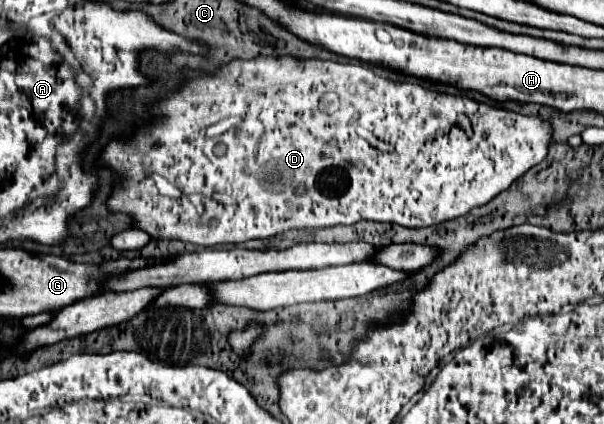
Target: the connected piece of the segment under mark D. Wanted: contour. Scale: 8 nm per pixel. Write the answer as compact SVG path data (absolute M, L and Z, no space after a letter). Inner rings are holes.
M291 56L283 58L257 58L257 60L233 60L231 64L223 66L215 76L203 74L203 72L187 72L187 82L183 88L175 94L169 94L161 104L153 106L153 114L157 120L151 126L141 128L131 142L113 140L105 152L103 162L115 168L115 172L123 174L121 186L113 186L113 194L107 200L107 206L113 212L125 212L131 214L135 220L135 228L145 230L153 240L185 240L199 246L217 246L217 244L241 244L255 238L269 238L279 232L287 232L293 228L329 228L337 224L355 224L359 220L375 220L375 222L393 222L409 228L421 228L431 226L435 222L445 222L457 216L467 214L475 206L487 204L491 198L495 198L499 192L507 190L515 178L525 174L531 166L539 164L547 156L547 146L551 142L551 126L543 122L539 116L521 116L515 112L507 112L497 106L479 104L469 98L457 98L449 94L439 94L425 90L423 86L403 86L389 82L375 74L369 66L343 66L337 62L325 62L325 60L295 60ZM325 92L337 92L341 100L341 108L335 114L319 112L319 98ZM459 116L467 116L471 122L469 134L463 132L455 122L461 122ZM237 118L237 124L229 128L225 134L219 136L219 142L213 142L213 138L207 138L207 128L227 120ZM357 128L365 128L365 138L359 136ZM153 174L163 176L167 182L171 182L179 190L179 198L167 198L159 192ZM193 196L201 198L201 212L193 204Z

